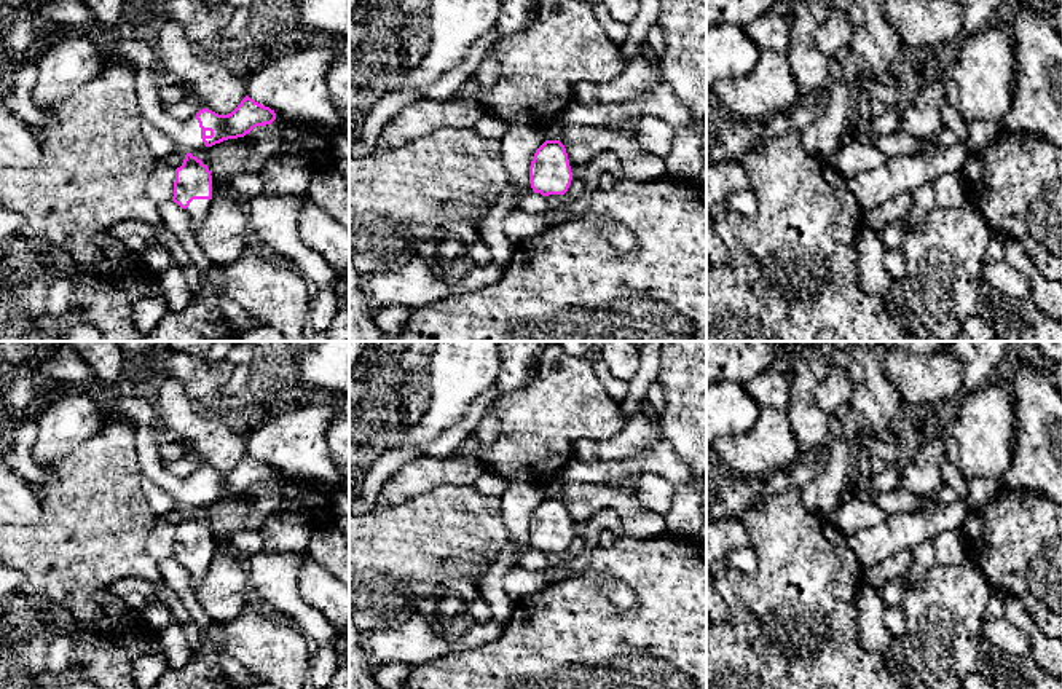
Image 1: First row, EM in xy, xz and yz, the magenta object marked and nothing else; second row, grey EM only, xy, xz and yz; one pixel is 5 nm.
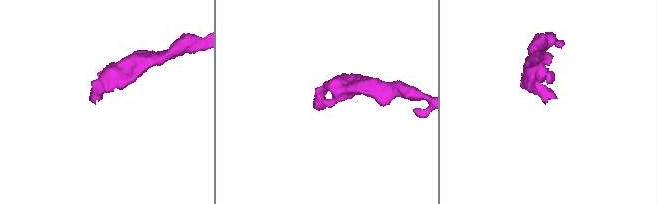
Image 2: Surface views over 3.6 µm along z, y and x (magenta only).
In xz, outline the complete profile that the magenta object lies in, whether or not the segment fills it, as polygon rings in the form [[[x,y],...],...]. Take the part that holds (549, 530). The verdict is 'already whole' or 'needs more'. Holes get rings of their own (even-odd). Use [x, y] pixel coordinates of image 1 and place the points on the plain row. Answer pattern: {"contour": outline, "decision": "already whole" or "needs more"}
{"contour": [[[545,498],[534,510],[529,523],[529,541],[542,553],[564,552],[572,530],[564,502],[560,498]]], "decision": "already whole"}

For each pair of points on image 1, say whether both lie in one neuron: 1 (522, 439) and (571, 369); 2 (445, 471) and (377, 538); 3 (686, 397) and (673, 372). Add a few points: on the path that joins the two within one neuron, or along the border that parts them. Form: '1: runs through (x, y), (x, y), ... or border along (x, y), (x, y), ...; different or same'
1: runs through (539, 421), (566, 394), (566, 386); same
2: border along (458, 485), (439, 485), (386, 507); different
3: runs through (686, 391), (686, 385), (680, 378); same

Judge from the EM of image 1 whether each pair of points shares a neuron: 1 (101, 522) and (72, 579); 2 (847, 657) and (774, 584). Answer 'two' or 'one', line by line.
1: one
2: one

